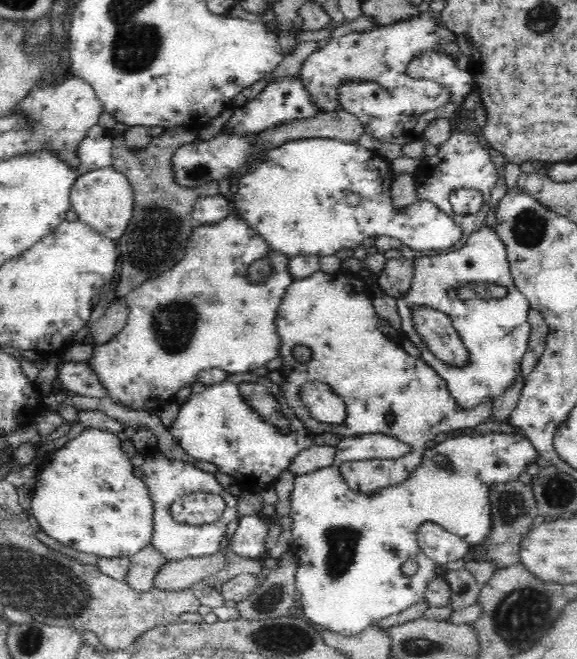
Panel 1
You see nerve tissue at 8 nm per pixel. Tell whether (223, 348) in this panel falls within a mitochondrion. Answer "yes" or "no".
no

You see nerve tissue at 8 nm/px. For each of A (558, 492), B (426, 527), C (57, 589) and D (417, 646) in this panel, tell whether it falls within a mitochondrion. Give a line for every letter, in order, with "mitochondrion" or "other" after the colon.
A: mitochondrion
B: other
C: mitochondrion
D: mitochondrion

